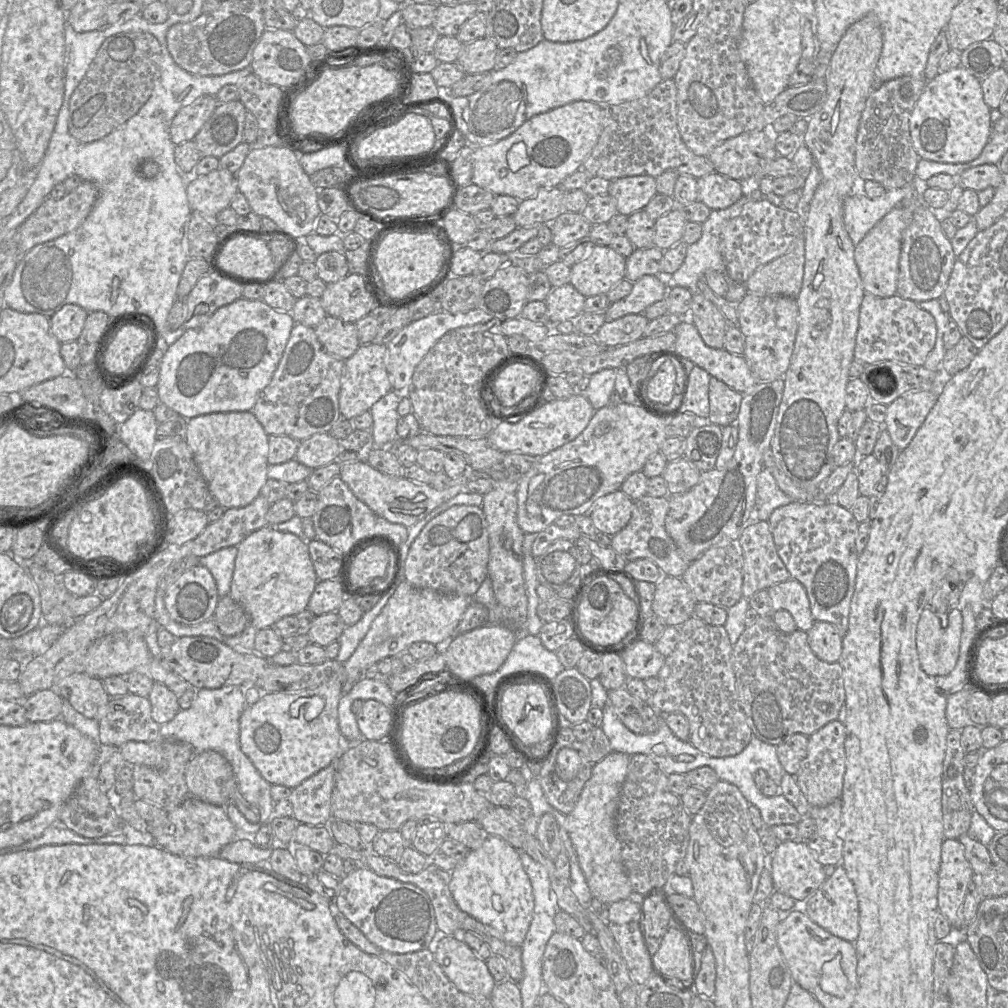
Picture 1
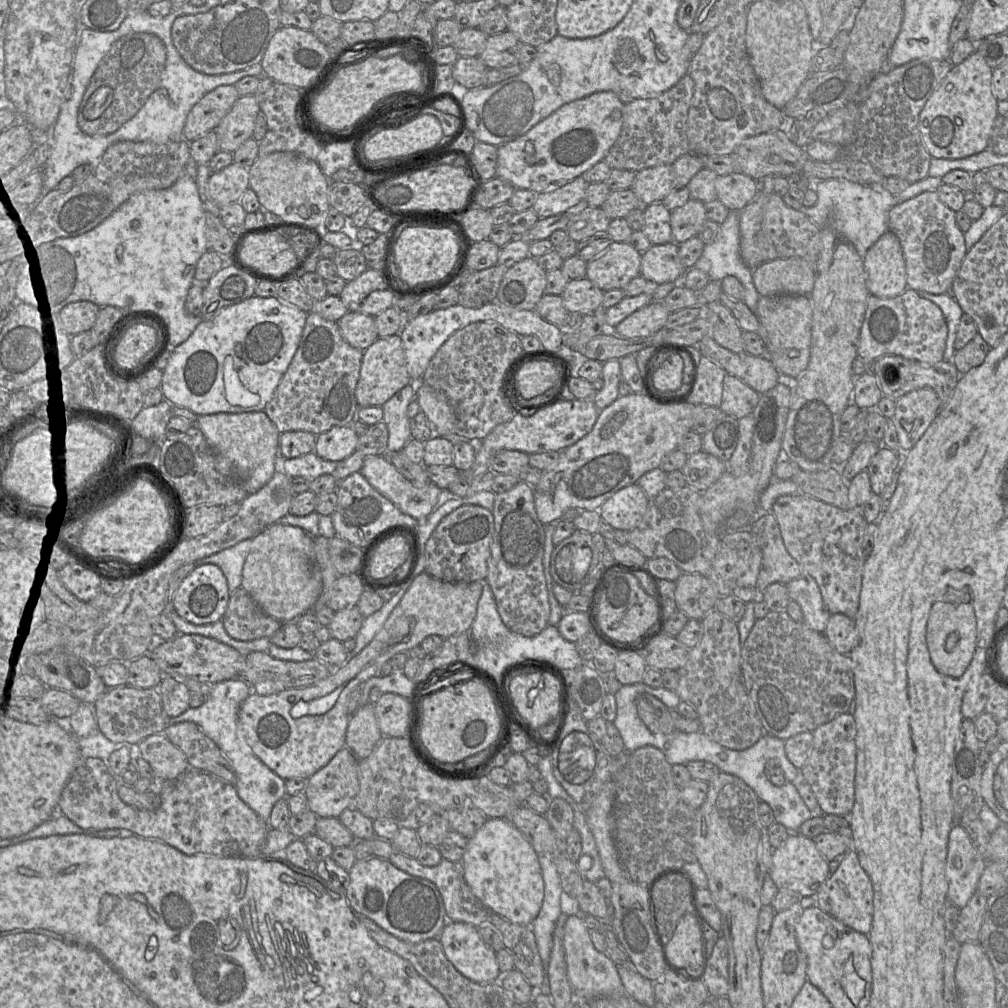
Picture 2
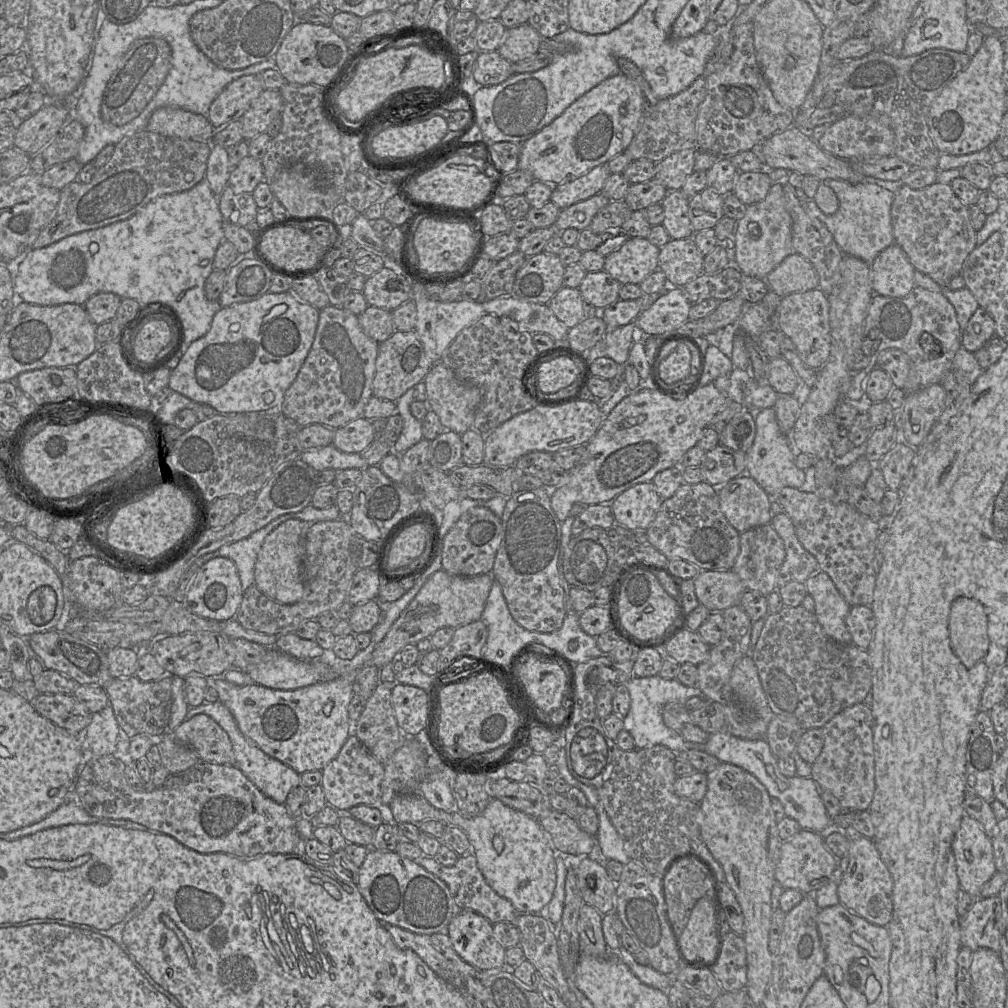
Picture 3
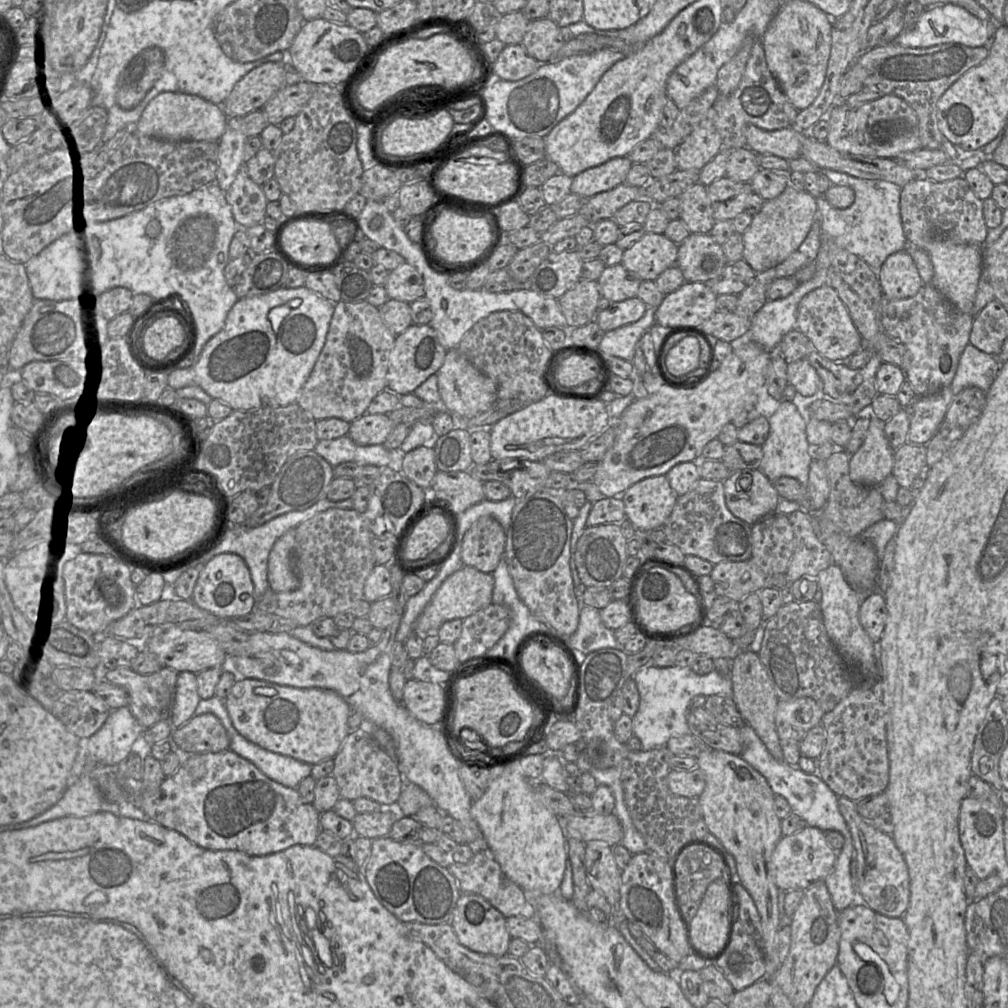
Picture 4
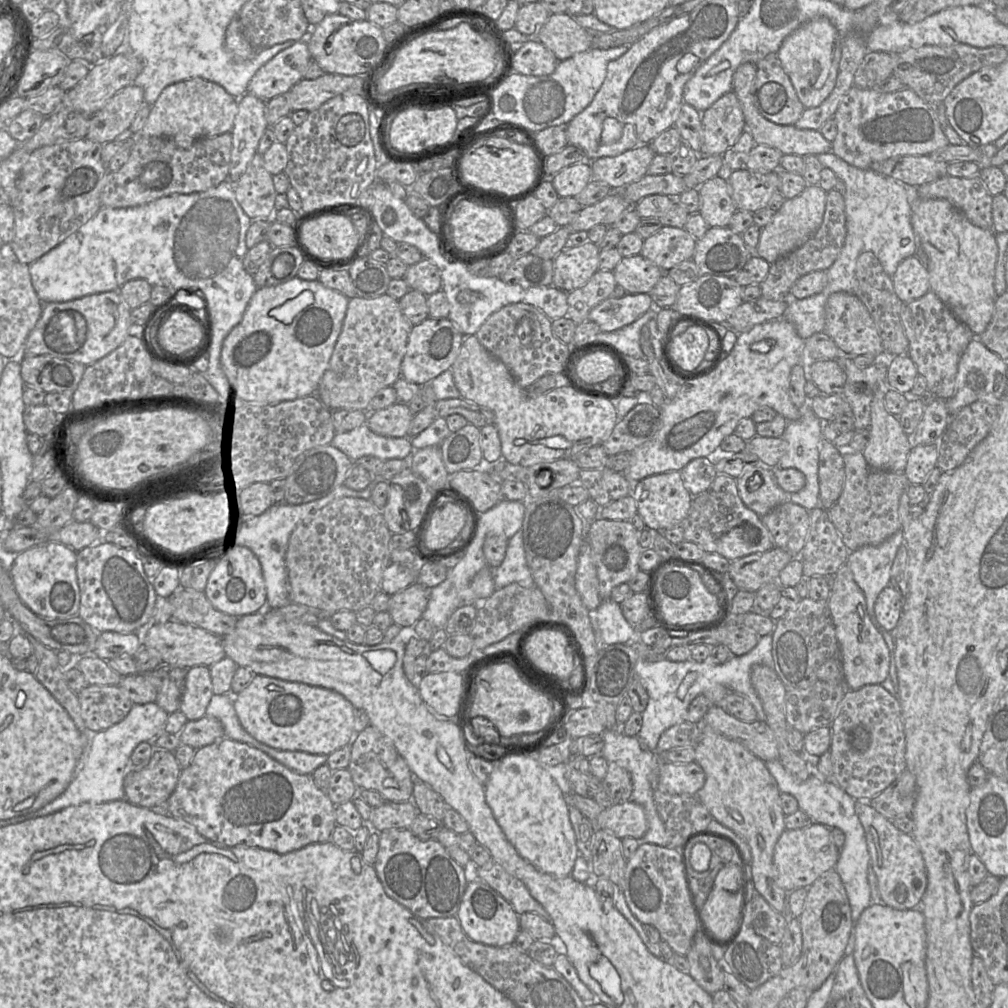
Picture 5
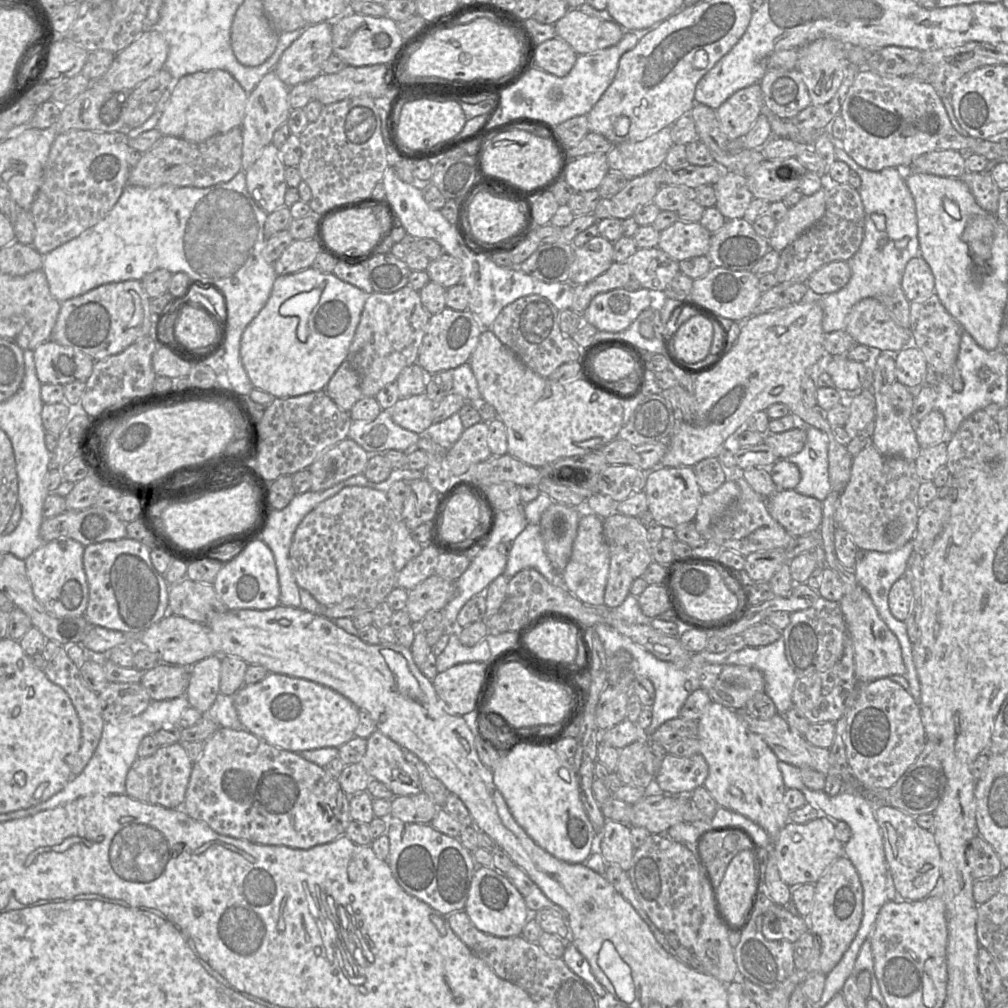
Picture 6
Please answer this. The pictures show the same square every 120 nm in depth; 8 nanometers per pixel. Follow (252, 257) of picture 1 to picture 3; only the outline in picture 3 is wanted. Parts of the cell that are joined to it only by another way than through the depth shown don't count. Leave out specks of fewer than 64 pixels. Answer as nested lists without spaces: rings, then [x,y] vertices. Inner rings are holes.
[[[293,227],[272,229],[259,238],[256,252],[270,265],[285,272],[312,267],[322,252],[322,244],[318,243],[311,231],[303,231]]]

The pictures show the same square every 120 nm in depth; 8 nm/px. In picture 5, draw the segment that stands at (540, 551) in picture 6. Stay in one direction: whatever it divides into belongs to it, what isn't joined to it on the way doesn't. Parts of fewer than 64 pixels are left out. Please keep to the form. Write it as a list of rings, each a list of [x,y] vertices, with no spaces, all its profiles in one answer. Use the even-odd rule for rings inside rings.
[[[521,529],[508,539],[505,557],[502,563],[493,570],[495,589],[503,588],[511,583],[524,587],[535,586],[528,568],[522,541]]]

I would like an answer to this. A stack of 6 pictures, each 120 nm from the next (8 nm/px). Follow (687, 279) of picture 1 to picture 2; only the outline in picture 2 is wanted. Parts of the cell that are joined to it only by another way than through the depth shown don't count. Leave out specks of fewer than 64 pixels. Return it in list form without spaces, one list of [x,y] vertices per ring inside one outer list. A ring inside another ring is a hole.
[[[731,211],[720,224],[713,242],[705,244],[694,268],[707,273],[710,280],[721,280],[725,276],[737,278],[743,286],[742,301],[756,311],[760,294],[752,278],[752,269],[747,267],[740,255],[740,211]]]

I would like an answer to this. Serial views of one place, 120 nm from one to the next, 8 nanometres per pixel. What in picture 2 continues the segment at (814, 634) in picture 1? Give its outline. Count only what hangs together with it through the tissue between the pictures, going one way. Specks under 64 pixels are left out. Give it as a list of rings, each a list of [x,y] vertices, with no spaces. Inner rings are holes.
[[[832,614],[823,634],[841,654],[849,654],[859,640],[855,620],[845,614]]]

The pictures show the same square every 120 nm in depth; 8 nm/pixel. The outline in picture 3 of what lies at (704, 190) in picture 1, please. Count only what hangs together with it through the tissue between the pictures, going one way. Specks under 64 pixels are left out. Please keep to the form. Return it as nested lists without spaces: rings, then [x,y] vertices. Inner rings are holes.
[[[768,170],[744,172],[739,174],[732,194],[749,206],[763,200],[772,184]]]

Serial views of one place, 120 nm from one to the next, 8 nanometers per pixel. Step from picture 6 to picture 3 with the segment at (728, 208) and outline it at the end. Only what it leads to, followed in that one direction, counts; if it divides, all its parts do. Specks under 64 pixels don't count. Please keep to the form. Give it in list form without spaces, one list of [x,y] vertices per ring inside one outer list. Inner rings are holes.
[[[680,189],[669,191],[660,202],[664,210],[662,225],[671,240],[693,238],[695,231],[691,225],[689,200]]]

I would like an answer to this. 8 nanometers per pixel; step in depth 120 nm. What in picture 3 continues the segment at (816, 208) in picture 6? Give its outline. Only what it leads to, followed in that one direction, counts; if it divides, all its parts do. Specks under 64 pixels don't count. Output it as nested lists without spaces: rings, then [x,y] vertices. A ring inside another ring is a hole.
[[[773,182],[766,197],[747,207],[734,234],[734,265],[750,277],[765,278],[787,256],[794,253],[792,219],[785,206],[784,185]]]

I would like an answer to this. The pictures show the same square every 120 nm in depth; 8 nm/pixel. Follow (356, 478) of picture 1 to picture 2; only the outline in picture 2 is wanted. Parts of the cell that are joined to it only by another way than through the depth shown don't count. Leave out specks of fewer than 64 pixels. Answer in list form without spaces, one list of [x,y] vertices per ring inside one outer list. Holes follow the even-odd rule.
[[[384,455],[365,456],[359,472],[381,495],[414,519],[423,518],[435,509],[442,490],[435,484],[414,485]]]

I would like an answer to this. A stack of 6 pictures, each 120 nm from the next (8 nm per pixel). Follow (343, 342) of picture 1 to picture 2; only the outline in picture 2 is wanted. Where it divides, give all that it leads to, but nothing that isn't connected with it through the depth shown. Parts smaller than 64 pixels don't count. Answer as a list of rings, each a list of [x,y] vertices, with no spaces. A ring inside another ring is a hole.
[[[349,311],[337,324],[344,340],[354,348],[365,350],[379,338],[370,315]]]

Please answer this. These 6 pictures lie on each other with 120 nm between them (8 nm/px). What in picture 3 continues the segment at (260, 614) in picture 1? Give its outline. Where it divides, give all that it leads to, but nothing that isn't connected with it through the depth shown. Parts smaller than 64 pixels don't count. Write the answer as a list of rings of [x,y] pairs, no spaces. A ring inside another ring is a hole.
[[[296,519],[283,522],[265,538],[258,553],[254,568],[255,585],[278,603],[294,604],[305,594],[303,547],[309,525]]]

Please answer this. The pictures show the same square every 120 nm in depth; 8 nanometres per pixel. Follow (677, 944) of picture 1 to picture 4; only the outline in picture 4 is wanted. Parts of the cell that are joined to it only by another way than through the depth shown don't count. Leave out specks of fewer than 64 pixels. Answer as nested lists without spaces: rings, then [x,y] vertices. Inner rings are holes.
[[[713,881],[702,898],[696,915],[688,926],[686,938],[699,956],[710,958],[722,948],[732,918],[731,882]]]

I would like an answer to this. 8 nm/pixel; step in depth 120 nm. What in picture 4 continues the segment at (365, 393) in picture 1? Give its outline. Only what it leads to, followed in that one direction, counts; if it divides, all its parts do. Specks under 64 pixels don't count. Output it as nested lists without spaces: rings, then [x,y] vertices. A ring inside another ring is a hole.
[[[412,324],[395,338],[394,347],[389,356],[387,389],[398,396],[413,393],[431,375],[437,373],[446,353],[447,349],[441,344],[437,332],[431,326]]]

